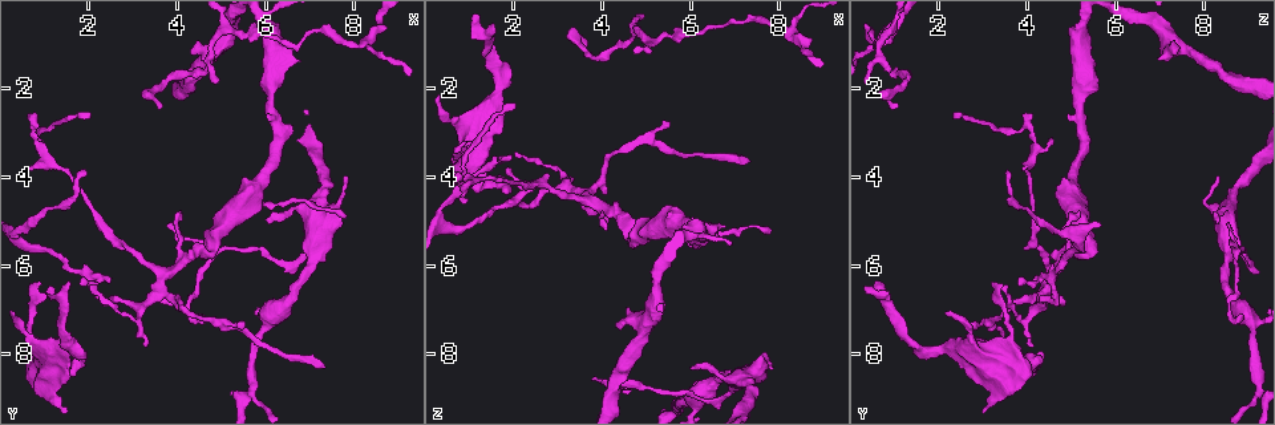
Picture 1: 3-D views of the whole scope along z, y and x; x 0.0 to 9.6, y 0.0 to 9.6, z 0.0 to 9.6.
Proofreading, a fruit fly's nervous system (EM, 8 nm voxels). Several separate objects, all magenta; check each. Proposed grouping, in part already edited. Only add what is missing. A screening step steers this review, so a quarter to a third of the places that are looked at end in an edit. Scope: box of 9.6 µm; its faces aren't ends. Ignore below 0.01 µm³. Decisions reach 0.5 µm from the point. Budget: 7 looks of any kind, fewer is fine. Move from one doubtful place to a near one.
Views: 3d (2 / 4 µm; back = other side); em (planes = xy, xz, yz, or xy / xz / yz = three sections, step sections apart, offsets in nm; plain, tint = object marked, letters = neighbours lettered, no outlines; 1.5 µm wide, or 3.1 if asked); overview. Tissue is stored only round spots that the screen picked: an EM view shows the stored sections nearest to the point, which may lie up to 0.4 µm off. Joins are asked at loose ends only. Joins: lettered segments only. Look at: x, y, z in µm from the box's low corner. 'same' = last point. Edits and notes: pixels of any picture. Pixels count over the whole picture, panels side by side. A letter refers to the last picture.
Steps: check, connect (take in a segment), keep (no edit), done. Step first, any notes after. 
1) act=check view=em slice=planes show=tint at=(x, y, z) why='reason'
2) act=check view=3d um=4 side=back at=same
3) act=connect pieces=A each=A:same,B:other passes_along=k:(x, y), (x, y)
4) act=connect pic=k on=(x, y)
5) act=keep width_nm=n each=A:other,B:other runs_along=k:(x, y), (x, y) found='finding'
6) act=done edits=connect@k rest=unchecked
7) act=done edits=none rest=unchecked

act=check view=3d um=2 at=(3.60, 2.40, 1.10) why='branch stops here'

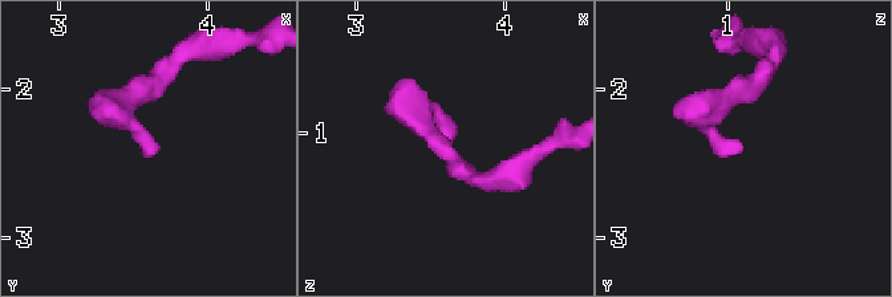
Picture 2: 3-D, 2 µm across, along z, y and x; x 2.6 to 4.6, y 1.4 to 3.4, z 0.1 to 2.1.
act=check view=em slice=planes show=tint at=(3.56, 2.44, 1.08)

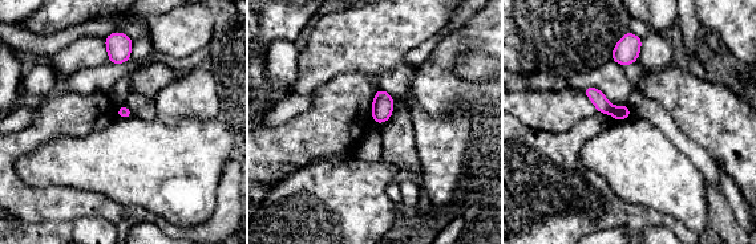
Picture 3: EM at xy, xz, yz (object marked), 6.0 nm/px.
act=check view=em slice=planes show=letters at=same why='what lies round it'

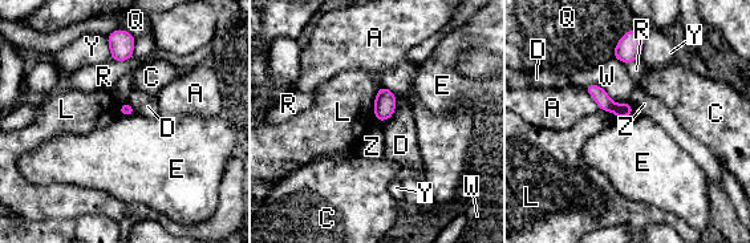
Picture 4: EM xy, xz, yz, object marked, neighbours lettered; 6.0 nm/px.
act=keep each=A:other,C:other,D:other,E:other,L:other,Q:other,R:other,W:other,Y:other,Z:other runs_along=4:(590, 88), (608, 105), (628, 110) found='none of them fits'

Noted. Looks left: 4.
act=check view=3d um=4 side=back at=(1.60, 6.40, 0.65) why='branch stops here'

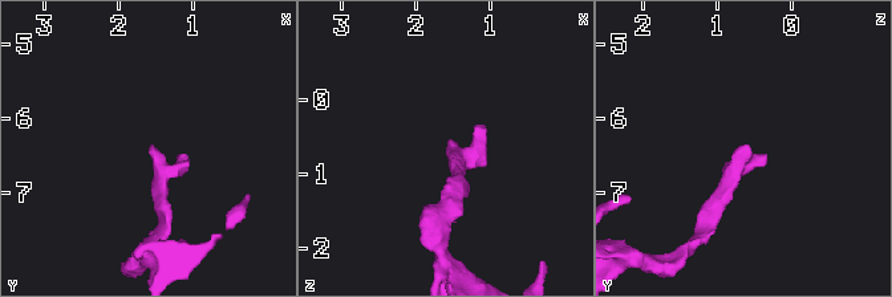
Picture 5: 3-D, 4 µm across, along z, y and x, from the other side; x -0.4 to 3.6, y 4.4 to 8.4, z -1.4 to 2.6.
act=check view=em slice=planes show=plain at=(1.60, 6.35, 0.60) why='shape alone is not enough'

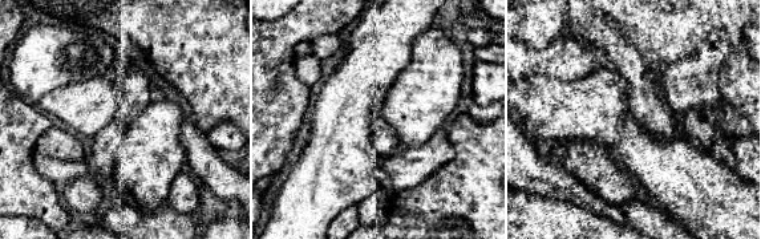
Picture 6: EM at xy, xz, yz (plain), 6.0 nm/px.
act=check view=em slice=planes show=letters at=same

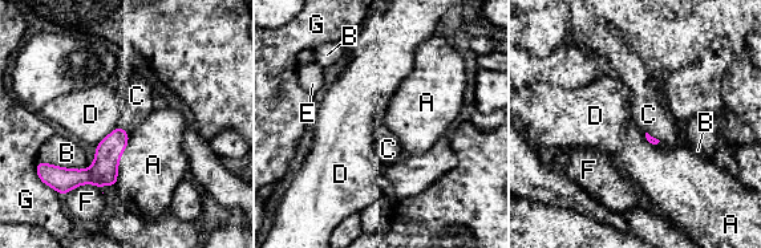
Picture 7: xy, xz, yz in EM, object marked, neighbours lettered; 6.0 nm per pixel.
act=connect pieces=C longest_contact=A:340nm each=A:other,B:other,C:same,D:other,E:other,F:other,G:other found='it goes on there'

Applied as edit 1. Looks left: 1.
act=done edits=connect@7 rest=unchecked

